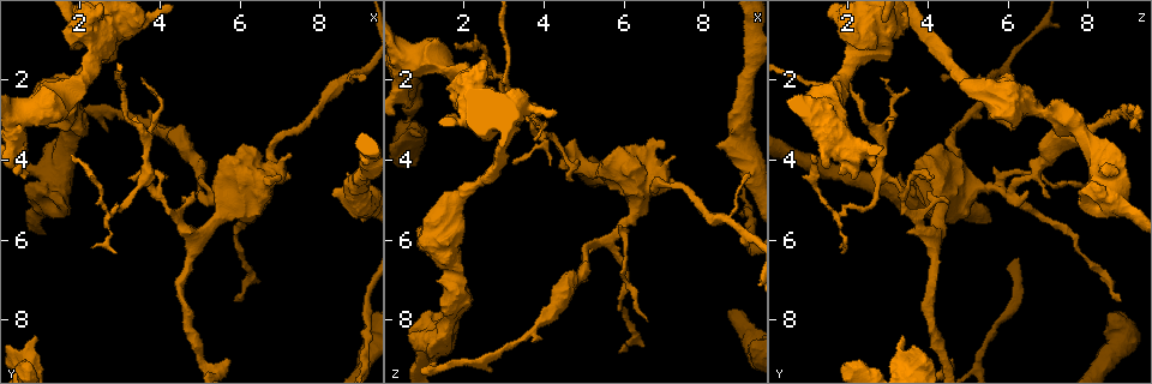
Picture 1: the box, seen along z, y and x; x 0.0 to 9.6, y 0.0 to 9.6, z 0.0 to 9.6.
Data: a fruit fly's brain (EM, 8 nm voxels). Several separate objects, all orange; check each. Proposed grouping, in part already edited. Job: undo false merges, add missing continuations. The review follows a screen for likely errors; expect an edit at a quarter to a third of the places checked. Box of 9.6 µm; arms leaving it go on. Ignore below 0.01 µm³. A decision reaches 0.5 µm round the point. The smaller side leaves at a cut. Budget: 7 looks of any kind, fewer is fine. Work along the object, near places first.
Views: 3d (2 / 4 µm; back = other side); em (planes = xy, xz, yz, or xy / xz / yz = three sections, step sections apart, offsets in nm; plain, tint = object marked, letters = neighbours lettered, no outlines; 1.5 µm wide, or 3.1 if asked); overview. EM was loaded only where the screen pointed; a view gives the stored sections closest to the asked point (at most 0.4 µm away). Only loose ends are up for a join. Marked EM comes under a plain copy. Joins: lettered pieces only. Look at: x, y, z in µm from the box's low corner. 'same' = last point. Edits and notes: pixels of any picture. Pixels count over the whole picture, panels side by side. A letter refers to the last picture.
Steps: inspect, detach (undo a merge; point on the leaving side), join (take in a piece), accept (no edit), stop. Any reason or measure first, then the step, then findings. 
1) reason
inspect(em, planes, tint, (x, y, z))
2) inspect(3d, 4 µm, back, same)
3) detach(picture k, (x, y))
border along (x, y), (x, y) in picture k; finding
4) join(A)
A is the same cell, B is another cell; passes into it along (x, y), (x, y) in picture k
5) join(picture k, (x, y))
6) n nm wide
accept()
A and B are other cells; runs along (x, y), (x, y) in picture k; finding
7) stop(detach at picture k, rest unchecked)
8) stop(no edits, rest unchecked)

an open end
inspect(3d, 4 µm, (6.95, 4.55, 3.65))

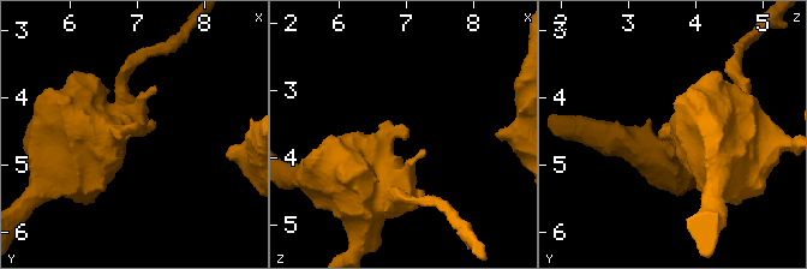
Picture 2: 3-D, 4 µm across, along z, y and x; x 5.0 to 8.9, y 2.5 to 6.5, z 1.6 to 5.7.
need the tissue
inspect(em, planes, letters, (7.00, 4.50, 3.60))

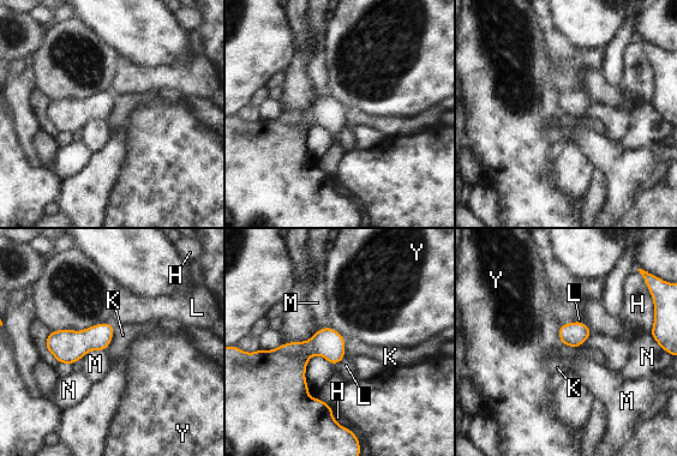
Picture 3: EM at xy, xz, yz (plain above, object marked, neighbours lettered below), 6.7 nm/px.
accept()
H, K, L, M, N and Y are other cells; border along (115, 326), (112, 341), (105, 349) in picture 3; no lettered piece goes on from it

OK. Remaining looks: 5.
branch stops here
inspect(3d, 4 µm, (4.70, 5.00, 4.60))

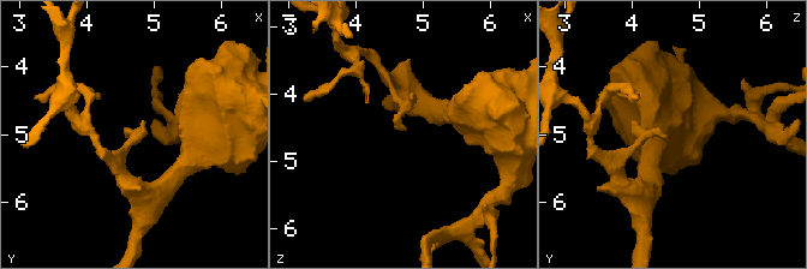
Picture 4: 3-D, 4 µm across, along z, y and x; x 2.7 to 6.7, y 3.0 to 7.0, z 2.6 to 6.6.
now the EM
inspect(em, yz, step 8, letters, (4.70, 5.05, 4.55))

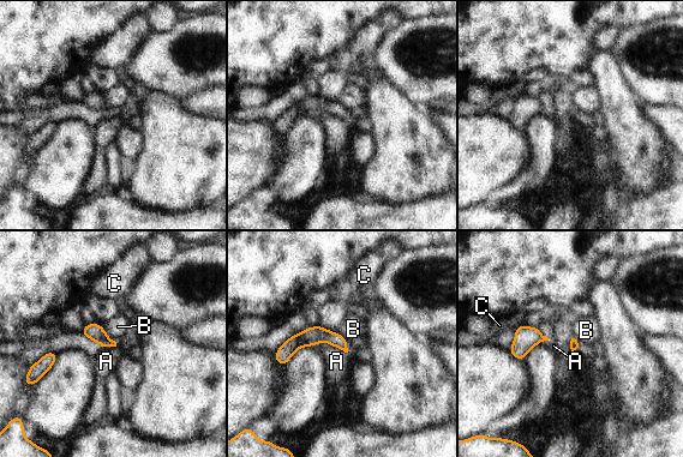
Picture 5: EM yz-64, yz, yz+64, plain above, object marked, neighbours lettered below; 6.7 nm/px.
accept()
A, B and C are other cells; runs along (345, 343), (307, 337), (279, 358) in picture 5; no lettered piece goes on from it

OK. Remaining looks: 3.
stops while still wide
inspect(3d, 2 µm, (0.95, 8.45, 3.40))

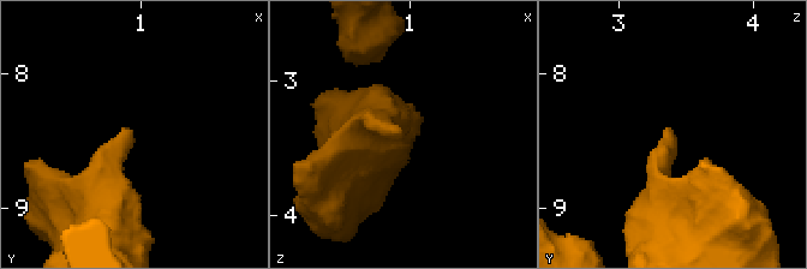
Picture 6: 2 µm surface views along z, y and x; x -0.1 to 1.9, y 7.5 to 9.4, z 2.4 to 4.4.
now the EM
inspect(em, yz, step 8, tint, (0.92, 8.42, 3.38))

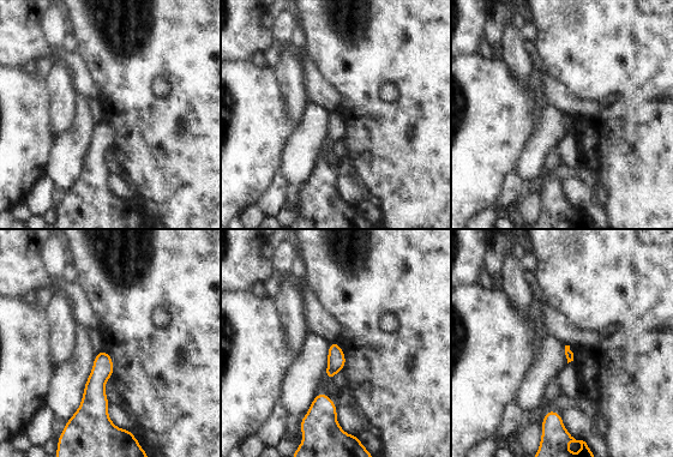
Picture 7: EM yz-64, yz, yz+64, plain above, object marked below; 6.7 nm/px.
inspect(em, yz, step 8, letters, same)

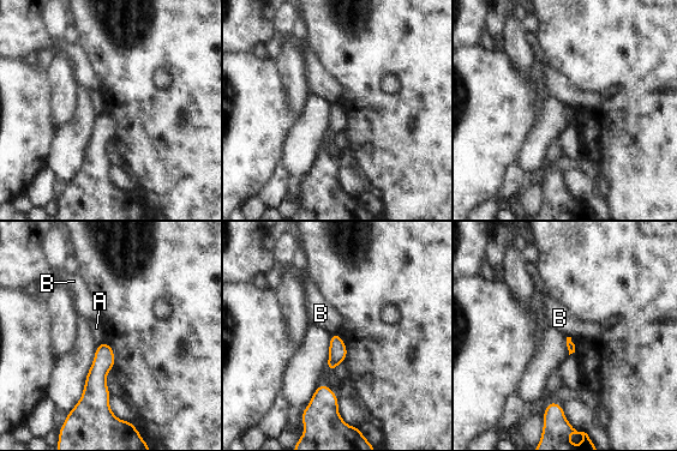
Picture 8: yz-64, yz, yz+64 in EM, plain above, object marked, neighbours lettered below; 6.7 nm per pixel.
accept()
A and B are other cells; border along (336, 332), (330, 336) in picture 8; no lettered piece goes on from it

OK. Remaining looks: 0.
stop(no edits, rest unchecked)

